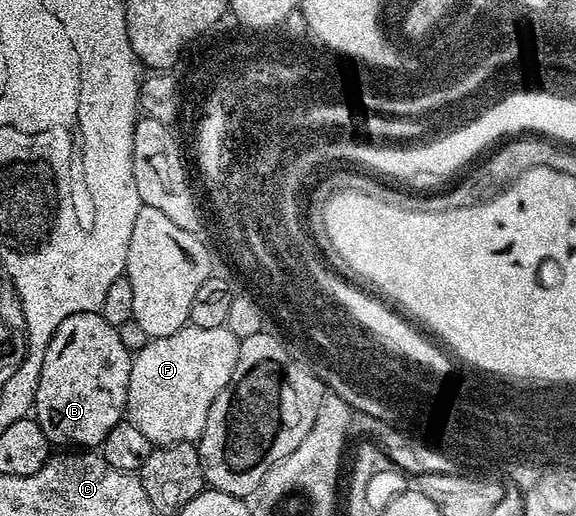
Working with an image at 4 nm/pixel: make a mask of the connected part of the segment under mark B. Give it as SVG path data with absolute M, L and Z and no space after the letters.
M99 312L74 314L58 326L50 338L50 346L46 346L44 351L34 405L34 418L38 426L42 426L42 434L46 434L49 445L75 446L80 450L92 450L103 445L106 434L110 434L110 430L114 430L114 426L126 416L132 357L133 353L122 346L122 338L118 338L116 329L111 328Z

